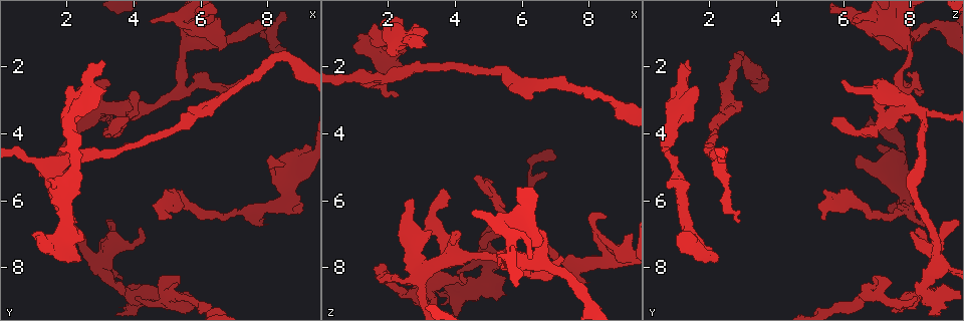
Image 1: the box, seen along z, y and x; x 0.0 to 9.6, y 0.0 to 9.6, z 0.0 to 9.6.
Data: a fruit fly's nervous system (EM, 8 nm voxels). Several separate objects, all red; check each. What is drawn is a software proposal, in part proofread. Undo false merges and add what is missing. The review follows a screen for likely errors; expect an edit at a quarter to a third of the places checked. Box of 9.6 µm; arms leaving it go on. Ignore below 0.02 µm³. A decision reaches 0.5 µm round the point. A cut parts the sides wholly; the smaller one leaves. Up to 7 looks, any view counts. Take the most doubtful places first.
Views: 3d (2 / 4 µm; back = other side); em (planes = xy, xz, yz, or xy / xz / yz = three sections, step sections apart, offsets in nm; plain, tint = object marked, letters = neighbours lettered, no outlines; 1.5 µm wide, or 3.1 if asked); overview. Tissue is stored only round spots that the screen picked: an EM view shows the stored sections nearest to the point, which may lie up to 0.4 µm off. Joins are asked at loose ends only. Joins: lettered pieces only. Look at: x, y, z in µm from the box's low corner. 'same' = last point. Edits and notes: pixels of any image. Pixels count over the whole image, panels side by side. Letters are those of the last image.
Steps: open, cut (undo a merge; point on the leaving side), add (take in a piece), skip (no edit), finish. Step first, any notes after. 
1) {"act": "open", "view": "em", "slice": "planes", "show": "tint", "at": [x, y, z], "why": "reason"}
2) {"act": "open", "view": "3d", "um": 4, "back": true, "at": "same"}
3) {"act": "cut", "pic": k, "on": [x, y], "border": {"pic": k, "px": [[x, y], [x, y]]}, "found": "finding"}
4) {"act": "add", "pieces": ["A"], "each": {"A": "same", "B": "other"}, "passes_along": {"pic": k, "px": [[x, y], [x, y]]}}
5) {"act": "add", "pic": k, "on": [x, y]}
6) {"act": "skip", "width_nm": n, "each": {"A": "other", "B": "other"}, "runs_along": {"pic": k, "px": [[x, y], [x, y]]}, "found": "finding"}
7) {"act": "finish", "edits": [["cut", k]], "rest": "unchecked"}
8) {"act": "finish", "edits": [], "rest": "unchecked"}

{"act": "open", "view": "3d", "um": 4, "at": [3.05, 1.80, 1.35], "why": "free end"}

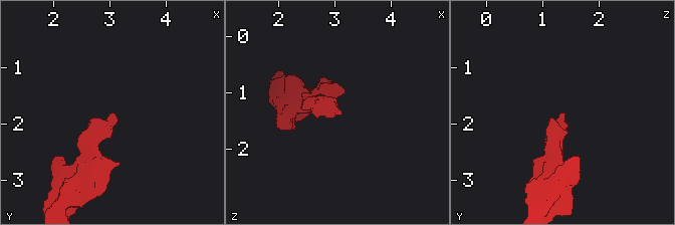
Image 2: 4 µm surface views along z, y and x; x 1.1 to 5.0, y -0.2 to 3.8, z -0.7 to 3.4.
{"act": "open", "view": "em", "slice": "planes", "show": "letters", "at": [3.00, 1.85, 1.35]}

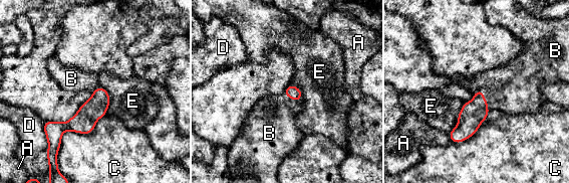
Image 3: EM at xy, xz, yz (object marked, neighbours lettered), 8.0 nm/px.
{"act": "add", "pieces": ["B"], "each": {"A": "other", "B": "same", "C": "other", "D": "other", "E": "other"}, "passes_along": {"pic": 3, "px": [[474, 113], [478, 90], [508, 83]]}, "found": "the cell continues"}

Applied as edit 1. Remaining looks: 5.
{"act": "open", "view": "overview"}

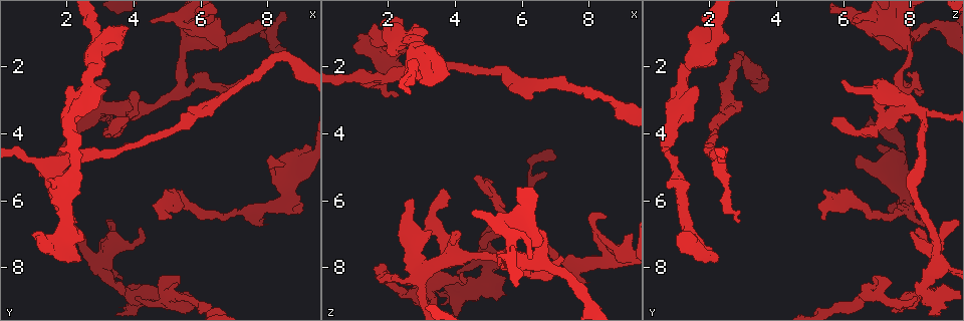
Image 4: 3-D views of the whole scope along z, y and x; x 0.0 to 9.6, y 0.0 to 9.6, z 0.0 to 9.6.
{"act": "open", "view": "em", "slice": "planes", "show": "letters", "at": [2.25, 6.65, 2.80], "why": "an open end"}

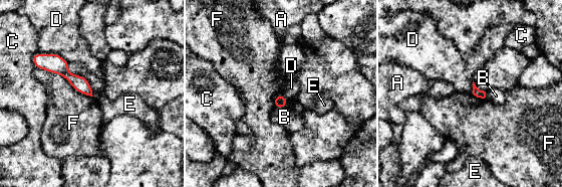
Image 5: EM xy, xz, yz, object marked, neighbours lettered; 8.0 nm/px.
{"act": "skip", "longest_contact_nm": ["F", 500], "each": {"A": "other", "B": "other", "C": "other", "D": "other", "E": "other", "F": "other"}, "runs_along": {"pic": 5, "px": [[37, 64], [56, 64], [89, 92]]}, "found": "none of them fits"}

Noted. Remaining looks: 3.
{"act": "open", "view": "3d", "um": 2, "at": [7.85, 6.55, 8.40], "why": "an open end"}

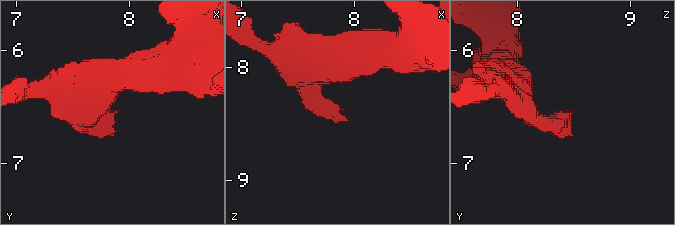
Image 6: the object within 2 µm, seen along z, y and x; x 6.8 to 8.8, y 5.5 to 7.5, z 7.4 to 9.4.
{"act": "open", "view": "em", "slice": "planes", "show": "letters", "at": [7.90, 6.54, 8.48]}

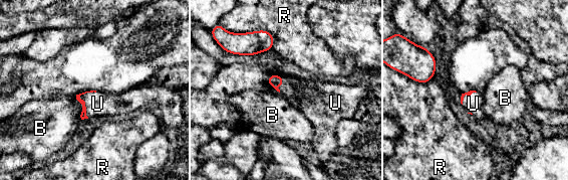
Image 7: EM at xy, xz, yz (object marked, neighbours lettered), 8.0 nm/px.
{"act": "add", "pieces": ["U"], "longest_contact_nm": ["R", 240], "each": {"B": "other", "R": "other", "U": "same"}, "passes_along": {"pic": 7, "px": [[83, 116], [82, 100], [97, 104]]}, "found": "the cell continues"}

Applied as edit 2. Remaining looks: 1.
{"act": "finish", "edits": [["add", 3], ["add", 7]], "rest": "unchecked"}

